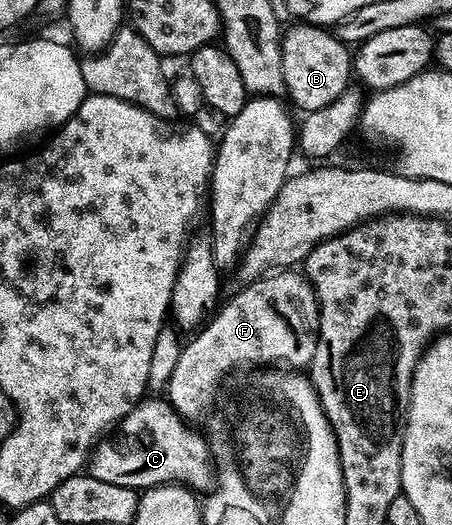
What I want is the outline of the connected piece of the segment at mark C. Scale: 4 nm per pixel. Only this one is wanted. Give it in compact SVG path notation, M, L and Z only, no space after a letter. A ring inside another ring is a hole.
M144 398L135 405L134 410L120 420L98 444L91 450L89 474L109 482L113 486L129 486L136 490L161 487L163 484L180 484L188 480L195 488L210 489L213 484L213 457L208 444L199 432L194 432L192 425L180 416L178 410L163 398Z

